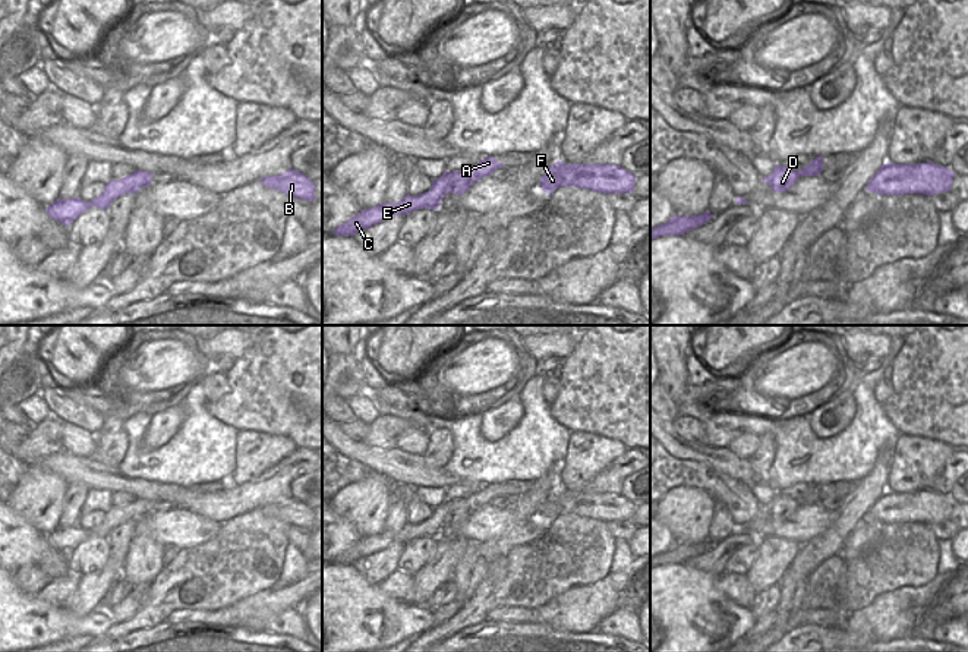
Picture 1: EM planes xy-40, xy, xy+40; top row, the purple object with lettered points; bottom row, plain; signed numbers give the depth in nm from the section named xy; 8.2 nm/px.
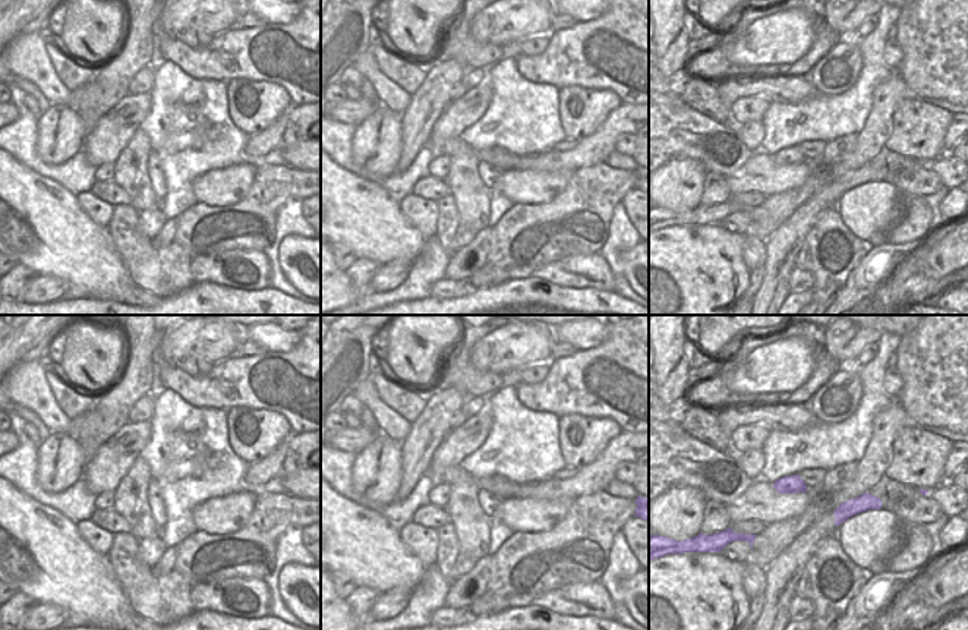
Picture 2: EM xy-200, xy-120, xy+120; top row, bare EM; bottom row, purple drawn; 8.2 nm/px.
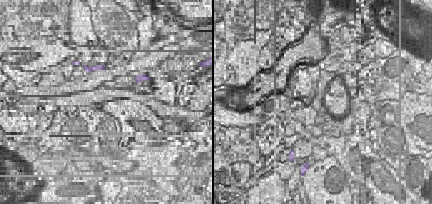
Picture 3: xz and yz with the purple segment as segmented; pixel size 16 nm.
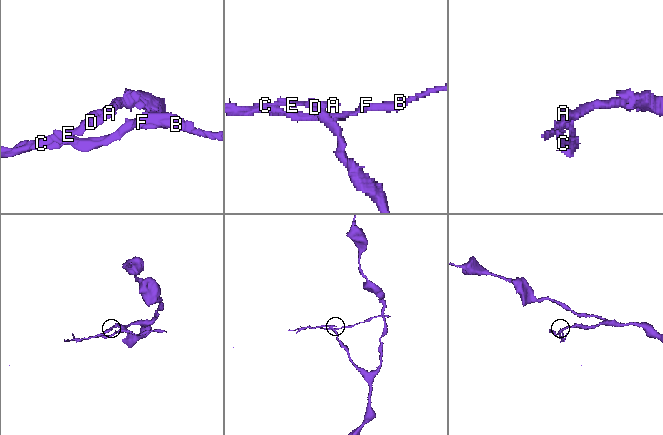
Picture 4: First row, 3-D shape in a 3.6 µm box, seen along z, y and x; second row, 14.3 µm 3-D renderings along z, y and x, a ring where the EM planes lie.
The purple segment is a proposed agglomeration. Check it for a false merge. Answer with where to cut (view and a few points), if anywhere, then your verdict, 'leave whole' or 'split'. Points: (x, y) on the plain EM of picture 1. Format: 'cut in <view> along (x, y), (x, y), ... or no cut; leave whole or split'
cut in xy along (428, 519), (435, 529), (435, 535); split

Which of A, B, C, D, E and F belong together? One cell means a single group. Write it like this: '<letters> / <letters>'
A D / B C E F

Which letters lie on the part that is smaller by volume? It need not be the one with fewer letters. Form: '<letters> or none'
B, C, E, F

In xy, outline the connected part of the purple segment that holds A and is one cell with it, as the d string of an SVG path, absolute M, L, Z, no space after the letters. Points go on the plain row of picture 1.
M486 485L467 498L445 500L439 507L432 510L432 516L428 519L429 523L436 529L435 538L438 538L447 522L458 522L463 525L473 511L491 504L496 497L501 495L504 495L504 491L498 491L495 485Z

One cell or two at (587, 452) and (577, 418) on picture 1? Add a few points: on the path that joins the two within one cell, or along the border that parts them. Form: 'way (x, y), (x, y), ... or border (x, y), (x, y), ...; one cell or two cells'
border (571, 431), (587, 431), (615, 440); two cells

